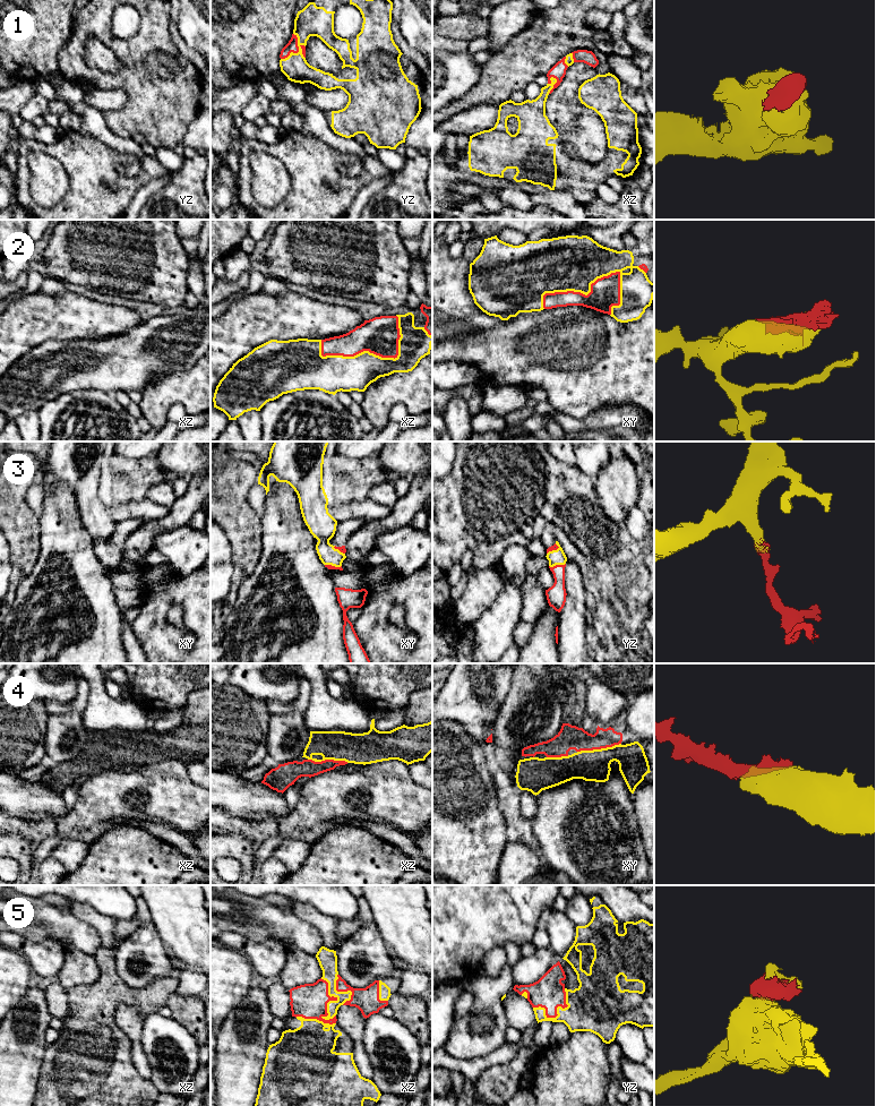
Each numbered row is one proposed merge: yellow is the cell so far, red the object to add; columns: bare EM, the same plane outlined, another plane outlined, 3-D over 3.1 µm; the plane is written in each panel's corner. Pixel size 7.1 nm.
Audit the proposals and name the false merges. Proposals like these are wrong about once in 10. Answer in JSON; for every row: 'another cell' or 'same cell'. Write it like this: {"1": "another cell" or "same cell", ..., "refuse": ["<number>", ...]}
{"1": "same cell", "2": "same cell", "3": "same cell", "4": "same cell", "5": "same cell", "refuse": []}

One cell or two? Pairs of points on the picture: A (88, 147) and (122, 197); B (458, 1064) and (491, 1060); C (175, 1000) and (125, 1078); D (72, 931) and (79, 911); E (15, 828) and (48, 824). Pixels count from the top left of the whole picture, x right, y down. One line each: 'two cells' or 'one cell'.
A: one cell
B: one cell
C: two cells
D: two cells
E: one cell

